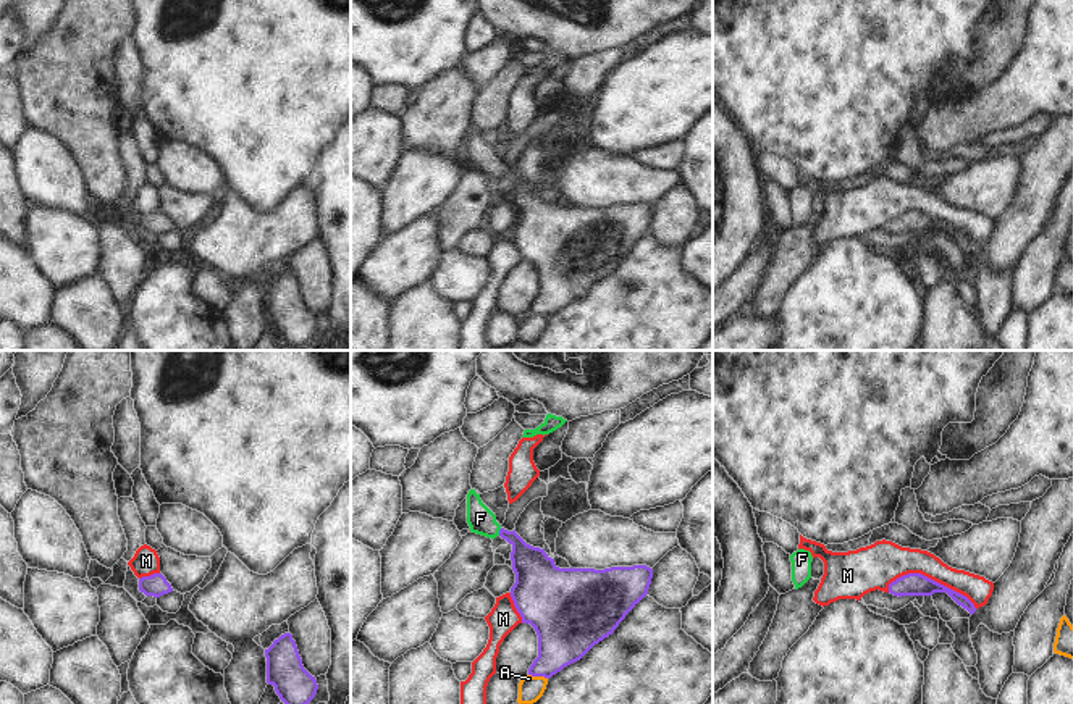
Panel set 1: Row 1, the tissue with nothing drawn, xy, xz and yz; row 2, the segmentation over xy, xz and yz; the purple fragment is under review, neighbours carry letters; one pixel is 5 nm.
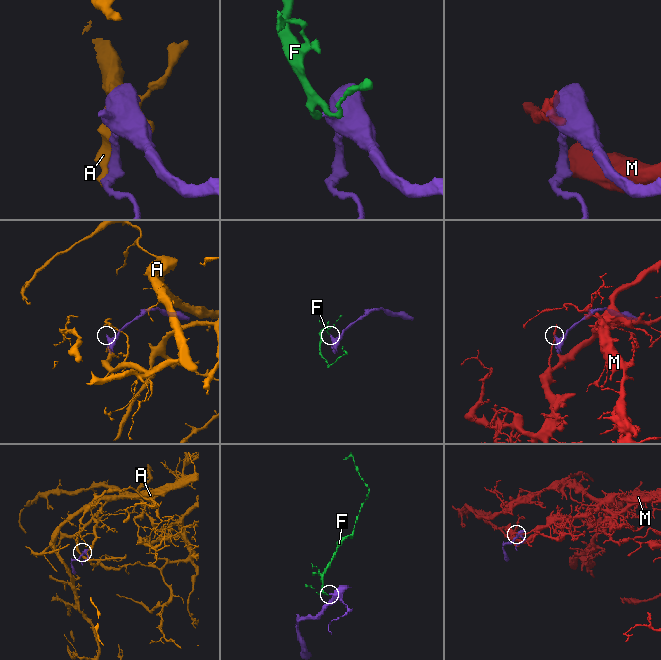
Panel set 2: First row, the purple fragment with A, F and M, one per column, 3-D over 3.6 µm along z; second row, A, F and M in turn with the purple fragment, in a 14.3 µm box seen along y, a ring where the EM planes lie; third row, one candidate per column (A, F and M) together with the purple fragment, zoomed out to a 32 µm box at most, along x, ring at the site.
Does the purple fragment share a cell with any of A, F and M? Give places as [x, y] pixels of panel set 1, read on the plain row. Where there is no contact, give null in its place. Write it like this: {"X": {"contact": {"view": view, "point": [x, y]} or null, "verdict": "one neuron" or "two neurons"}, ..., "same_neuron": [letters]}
{"A": {"contact": {"view": "xz", "point": [538, 314]}, "verdict": "two neurons"}, "F": {"contact": {"view": "xz", "point": [500, 170]}, "verdict": "one neuron"}, "M": {"contact": {"view": "yz", "point": [933, 218]}, "verdict": "two neurons"}, "same_neuron": ["F"]}

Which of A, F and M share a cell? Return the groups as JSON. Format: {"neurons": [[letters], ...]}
{"neurons": [["A"], ["F"], ["M"]]}

